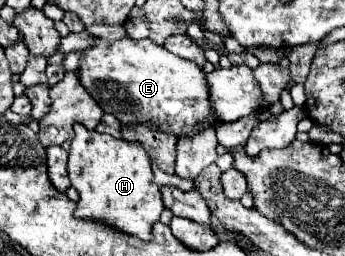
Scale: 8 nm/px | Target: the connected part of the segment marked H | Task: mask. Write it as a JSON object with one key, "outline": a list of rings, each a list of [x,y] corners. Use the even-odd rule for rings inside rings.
{"outline":[[[75,124],[73,130],[75,138],[71,140],[69,150],[69,180],[79,192],[75,216],[93,218],[141,240],[151,240],[151,226],[163,212],[163,200],[159,186],[153,182],[151,160],[145,148],[141,148],[141,144],[129,144],[123,138],[87,130],[83,124]]]}

